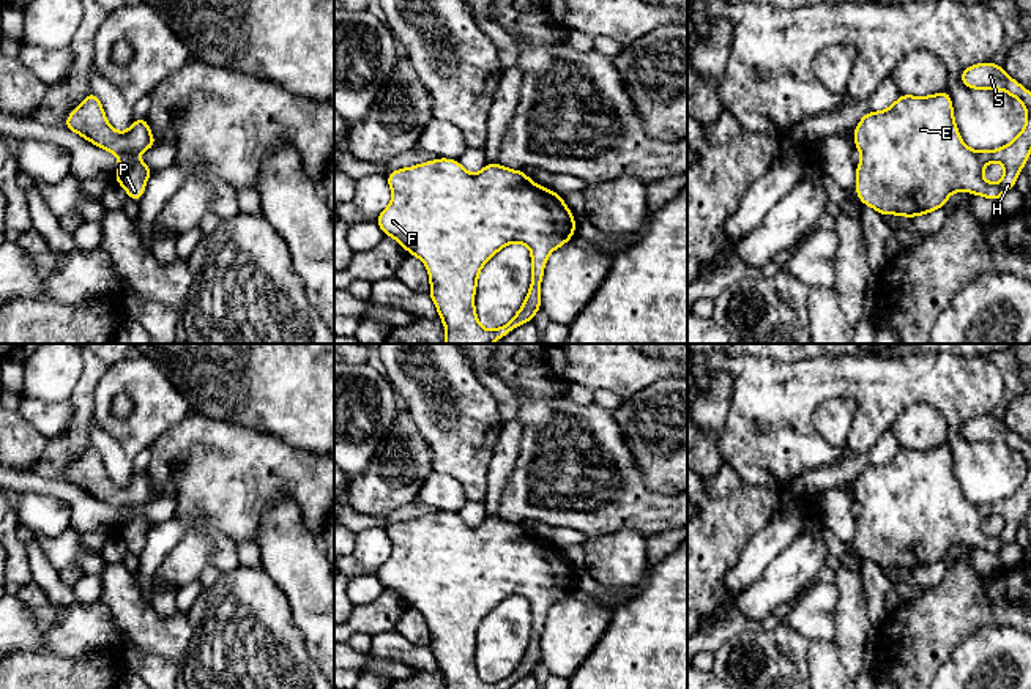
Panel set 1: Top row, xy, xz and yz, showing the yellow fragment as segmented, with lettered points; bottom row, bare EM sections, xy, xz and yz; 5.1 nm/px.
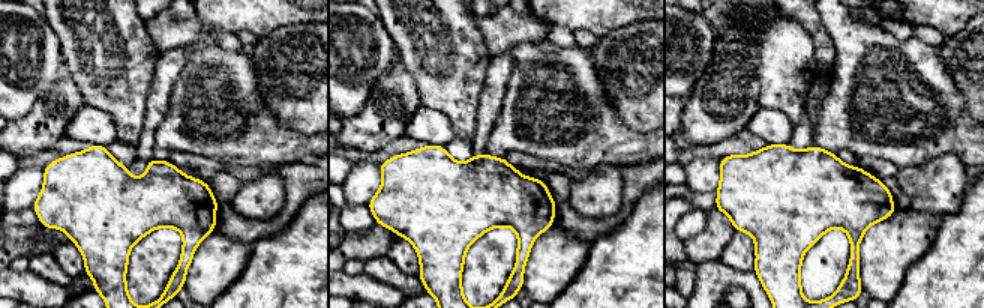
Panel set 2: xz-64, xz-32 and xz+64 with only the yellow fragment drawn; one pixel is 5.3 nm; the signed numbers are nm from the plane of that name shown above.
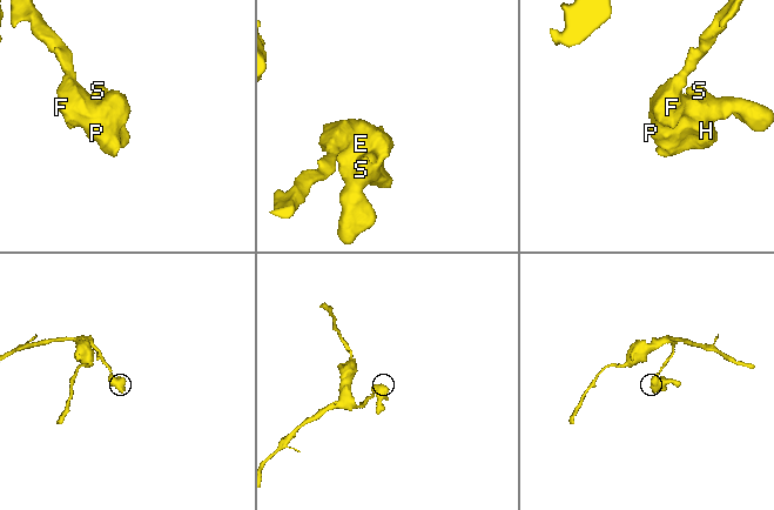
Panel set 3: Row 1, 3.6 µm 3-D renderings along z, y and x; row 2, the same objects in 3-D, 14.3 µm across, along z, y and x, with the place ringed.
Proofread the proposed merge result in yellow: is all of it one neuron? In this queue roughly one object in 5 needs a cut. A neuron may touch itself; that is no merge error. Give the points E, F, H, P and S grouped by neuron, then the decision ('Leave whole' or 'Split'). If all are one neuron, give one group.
Groups: E F H P S. Leave whole

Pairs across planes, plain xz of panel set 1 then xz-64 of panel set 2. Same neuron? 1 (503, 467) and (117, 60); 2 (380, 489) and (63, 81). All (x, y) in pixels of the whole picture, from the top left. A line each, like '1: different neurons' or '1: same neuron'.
1: different neurons
2: same neuron

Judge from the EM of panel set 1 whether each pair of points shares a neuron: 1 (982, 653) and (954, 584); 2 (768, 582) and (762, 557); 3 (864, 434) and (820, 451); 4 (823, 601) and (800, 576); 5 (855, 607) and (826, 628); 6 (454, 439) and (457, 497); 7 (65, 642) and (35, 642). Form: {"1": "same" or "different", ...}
{"1": "different", "2": "different", "3": "same", "4": "different", "5": "different", "6": "different", "7": "same"}

